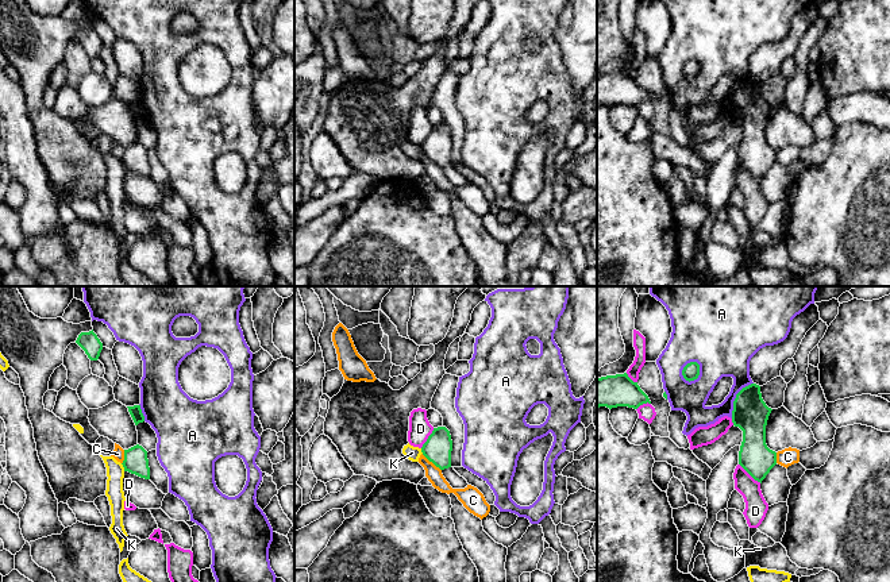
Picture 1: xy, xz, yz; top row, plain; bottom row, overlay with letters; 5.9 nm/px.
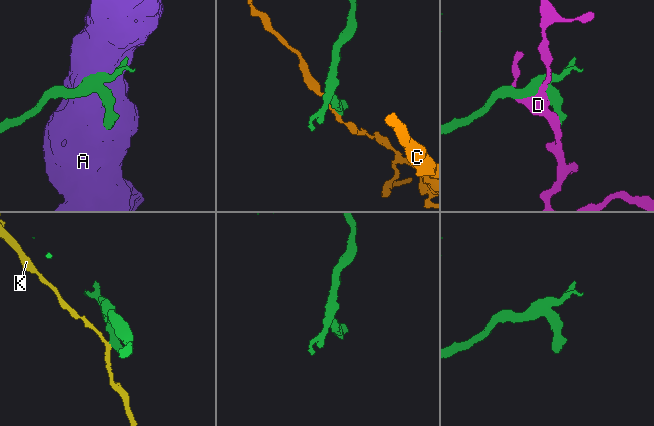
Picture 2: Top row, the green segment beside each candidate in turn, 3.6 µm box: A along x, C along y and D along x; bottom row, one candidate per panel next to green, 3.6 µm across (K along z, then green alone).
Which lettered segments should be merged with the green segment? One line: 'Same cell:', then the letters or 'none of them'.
Same cell: none of them

